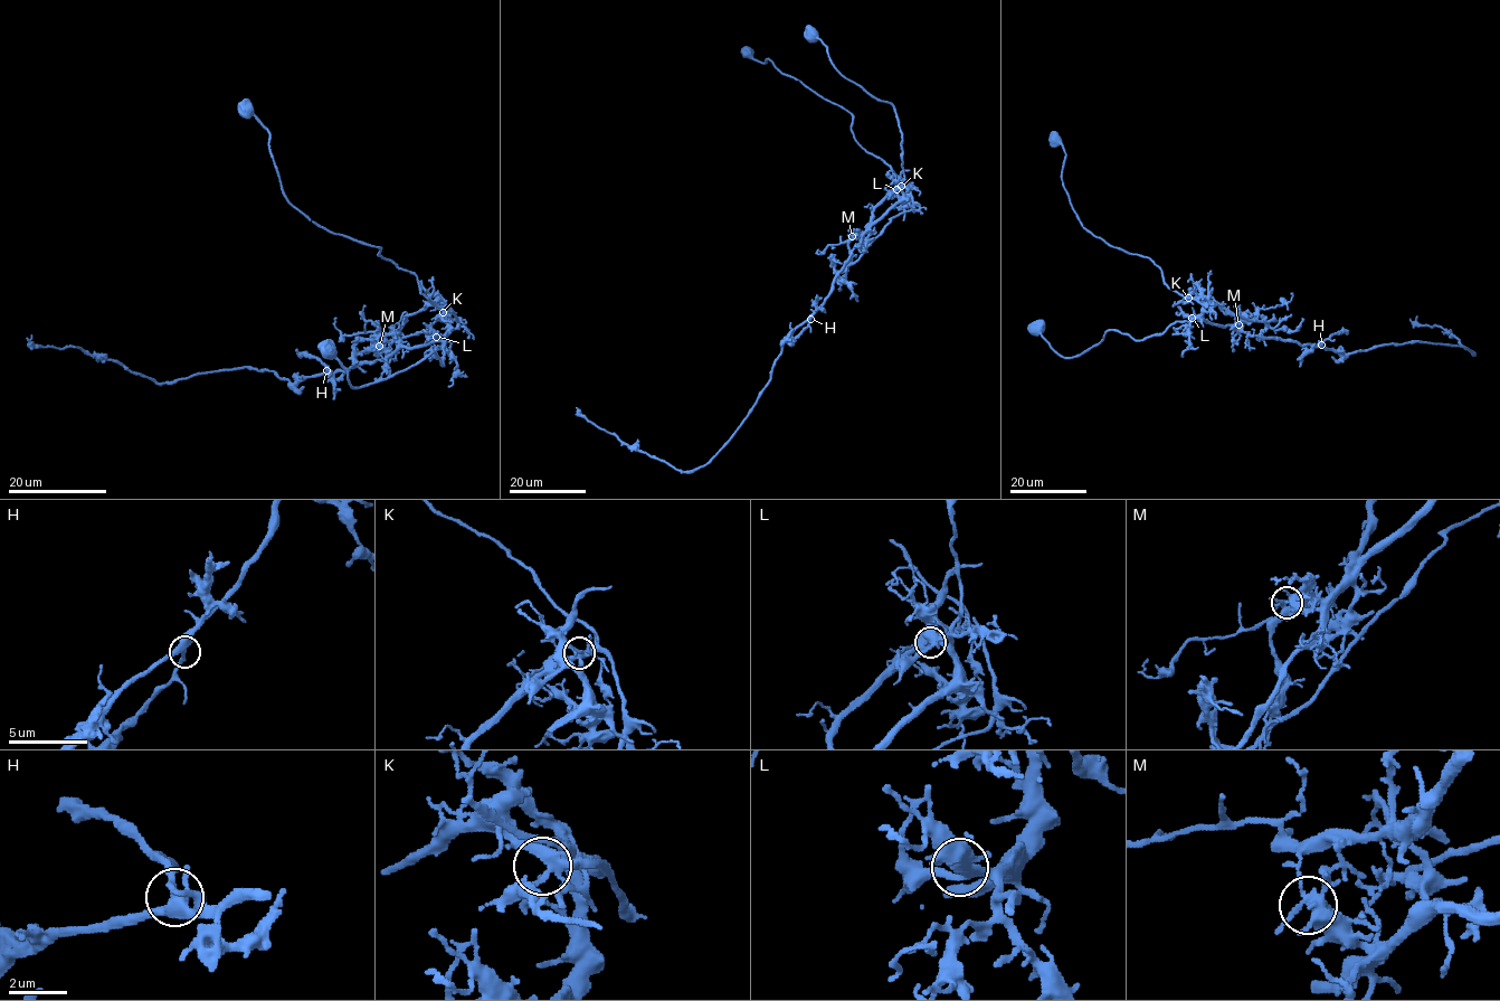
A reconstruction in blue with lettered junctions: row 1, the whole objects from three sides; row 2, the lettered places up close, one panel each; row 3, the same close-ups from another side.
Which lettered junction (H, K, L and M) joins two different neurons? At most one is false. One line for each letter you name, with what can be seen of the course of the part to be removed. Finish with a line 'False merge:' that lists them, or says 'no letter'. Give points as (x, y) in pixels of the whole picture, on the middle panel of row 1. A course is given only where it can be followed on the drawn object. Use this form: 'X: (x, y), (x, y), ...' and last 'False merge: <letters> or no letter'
M: (852, 236), (862, 234), (875, 208), (905, 182), (857, 141), (851, 114), (770, 60), (751, 58), (743, 48)
False merge: M

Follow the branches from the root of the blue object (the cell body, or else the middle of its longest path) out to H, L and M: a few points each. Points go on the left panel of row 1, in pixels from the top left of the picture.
H: (328, 349), (349, 384), (363, 387), (432, 352), (444, 366), (446, 341), (326, 370)
L: (328, 349), (347, 369), (349, 384), (363, 387), (391, 377), (432, 352), (444, 366), (446, 341), (436, 337)
M: (328, 349), (347, 369), (352, 387), (391, 377), (432, 352), (444, 366), (444, 337), (394, 351), (379, 346)

